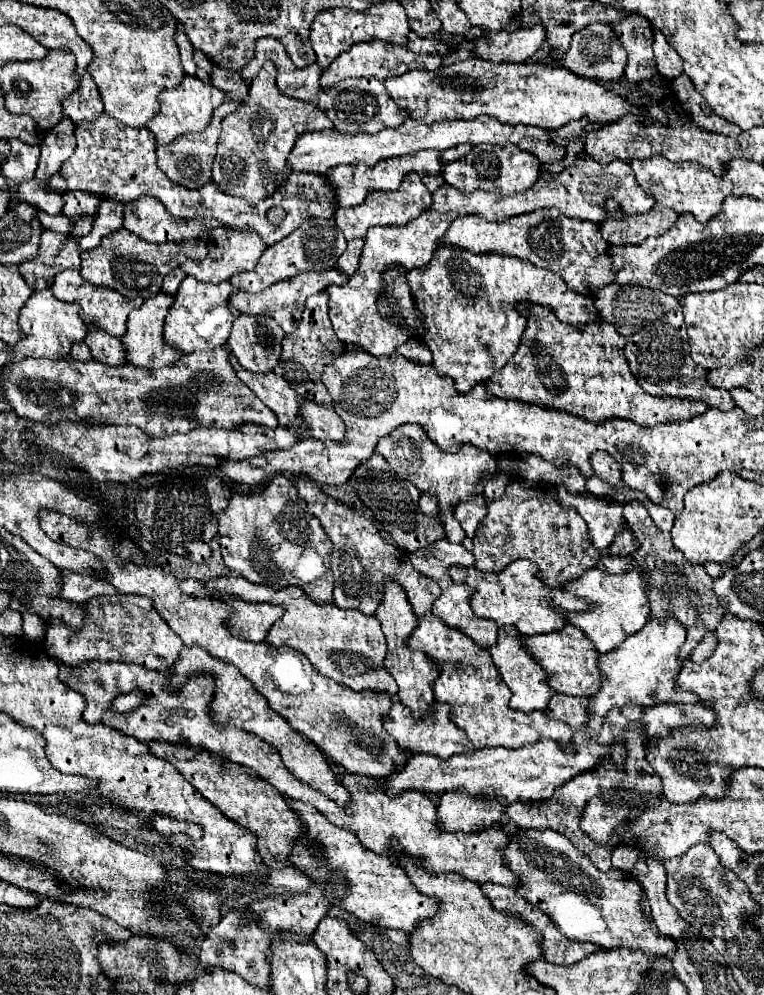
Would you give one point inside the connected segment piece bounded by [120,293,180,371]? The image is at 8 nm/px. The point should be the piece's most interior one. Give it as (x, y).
(143, 338)

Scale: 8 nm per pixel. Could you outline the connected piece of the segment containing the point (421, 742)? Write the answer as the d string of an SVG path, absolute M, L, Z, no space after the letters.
M394 703L392 709L388 711L388 717L384 717L384 729L396 739L396 743L404 751L410 751L410 753L428 753L446 761L448 757L456 755L458 747L464 747L464 751L470 751L464 731L454 725L454 721L448 715L448 705L444 703L436 703L436 713L434 717L428 717L428 719L414 719L408 707L404 707L402 703Z

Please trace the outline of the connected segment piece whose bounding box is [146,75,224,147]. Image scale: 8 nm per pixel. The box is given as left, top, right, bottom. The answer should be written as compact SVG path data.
M186 75L184 81L180 83L180 87L162 91L158 99L160 99L160 111L156 113L156 117L152 121L148 121L146 127L154 133L156 145L160 147L160 145L172 143L176 137L184 135L184 133L204 131L212 119L214 107L218 107L224 101L224 93L220 89L216 89L214 85L206 85L200 79Z

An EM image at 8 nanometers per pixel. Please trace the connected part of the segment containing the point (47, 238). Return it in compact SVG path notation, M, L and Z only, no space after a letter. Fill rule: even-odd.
M44 231L40 239L40 253L20 265L20 273L30 289L46 289L60 271L80 269L80 251L74 237Z

